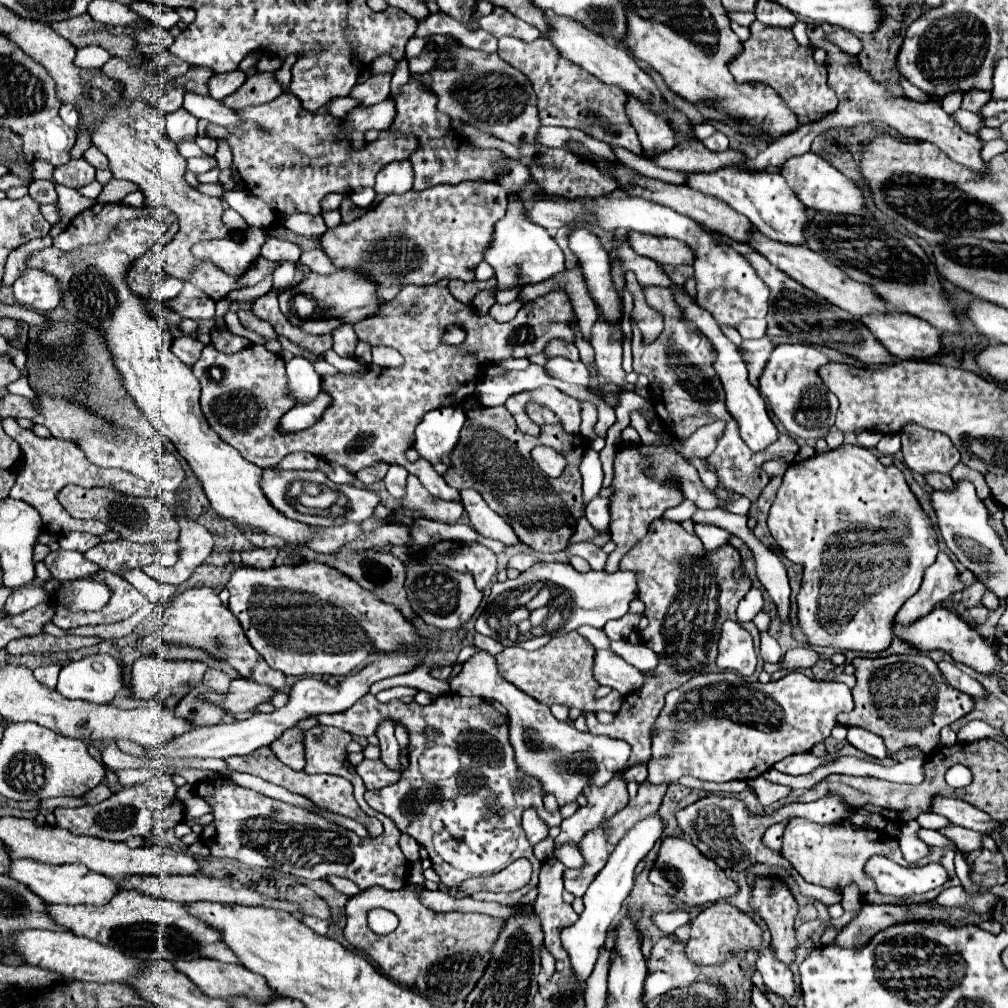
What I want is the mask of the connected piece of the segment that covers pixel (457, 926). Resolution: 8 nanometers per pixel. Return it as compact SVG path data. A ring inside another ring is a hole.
M405 884L399 890L371 886L359 892L349 898L345 906L347 924L343 936L353 948L363 950L371 960L375 960L379 970L393 982L405 988L415 986L417 992L427 992L431 982L431 994L439 994L445 1000L455 998L455 1002L463 1000L473 990L473 984L477 984L485 964L489 962L489 944L497 940L497 924L501 924L501 920L487 914L433 912L421 904L421 892L423 886L419 884ZM373 908L391 910L399 918L399 928L387 936L371 932L367 926L367 912Z

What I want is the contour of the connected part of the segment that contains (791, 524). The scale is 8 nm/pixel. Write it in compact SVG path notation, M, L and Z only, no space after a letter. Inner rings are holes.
M843 444L837 450L823 452L823 454L817 454L813 458L807 458L801 462L793 462L789 466L789 470L785 472L783 482L777 492L777 498L769 510L767 526L769 526L771 536L775 538L775 544L781 550L783 558L803 566L803 582L801 582L801 592L797 596L797 604L799 604L797 618L799 618L801 630L807 634L807 642L811 646L831 646L835 650L857 650L857 652L865 652L865 654L879 654L885 648L889 648L889 644L893 640L891 620L895 618L899 608L919 590L925 568L935 562L937 552L939 552L937 532L933 528L933 522L921 508L921 504L915 498L915 494L911 492L911 488L907 486L903 472L897 466L883 466L873 452L869 452L867 448L861 448L861 446L851 446L851 444Z

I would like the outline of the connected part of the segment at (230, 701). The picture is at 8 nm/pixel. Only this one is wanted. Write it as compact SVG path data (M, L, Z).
M237 678L231 682L231 690L225 698L209 694L209 700L213 702L223 702L225 708L231 714L243 714L243 712L253 712L261 704L271 704L271 698L277 694L275 688L253 684L249 680Z

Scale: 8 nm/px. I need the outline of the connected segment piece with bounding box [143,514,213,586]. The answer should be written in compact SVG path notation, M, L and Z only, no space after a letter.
M175 514L175 520L181 528L181 536L179 536L181 552L177 564L173 568L158 568L157 564L149 564L143 568L143 572L153 580L157 580L159 584L179 586L211 554L213 536L205 526L197 524L195 520L189 520L185 514Z

